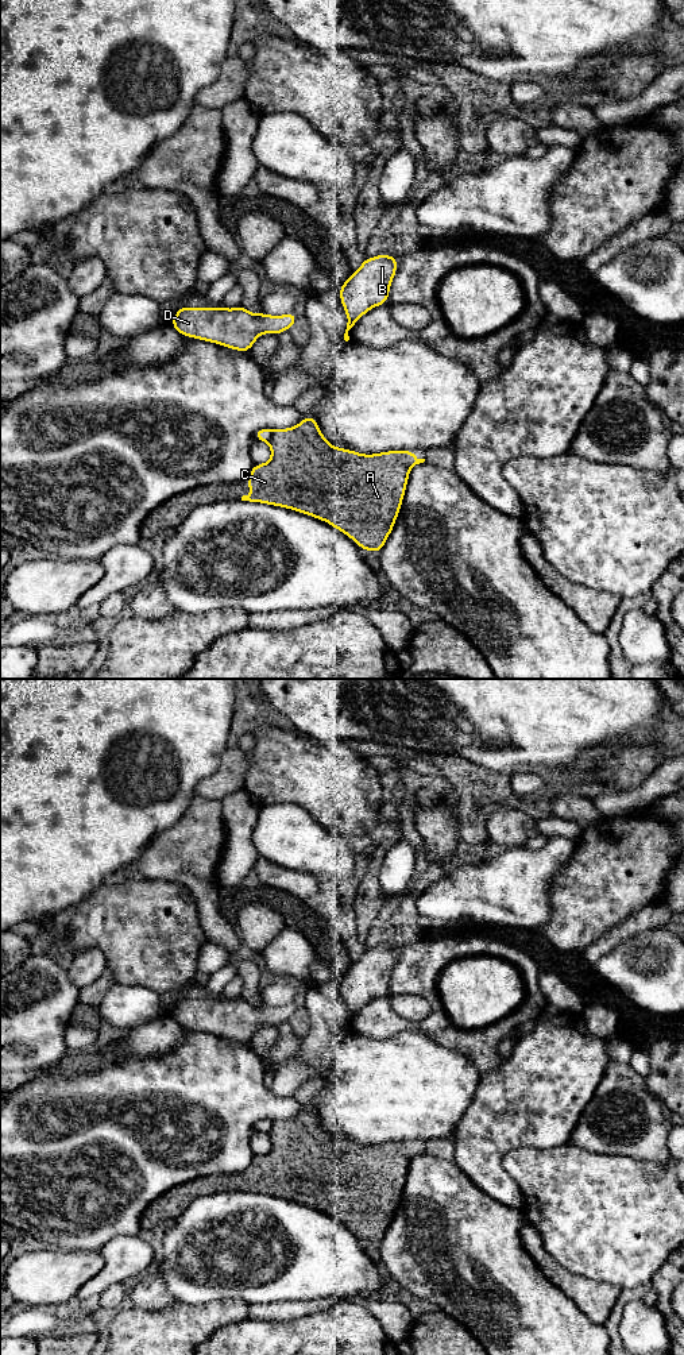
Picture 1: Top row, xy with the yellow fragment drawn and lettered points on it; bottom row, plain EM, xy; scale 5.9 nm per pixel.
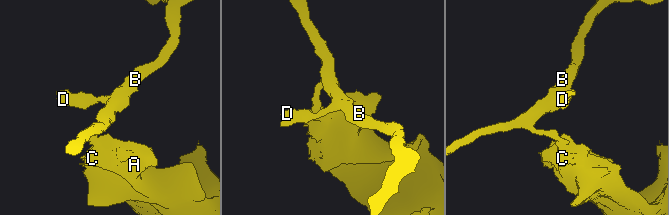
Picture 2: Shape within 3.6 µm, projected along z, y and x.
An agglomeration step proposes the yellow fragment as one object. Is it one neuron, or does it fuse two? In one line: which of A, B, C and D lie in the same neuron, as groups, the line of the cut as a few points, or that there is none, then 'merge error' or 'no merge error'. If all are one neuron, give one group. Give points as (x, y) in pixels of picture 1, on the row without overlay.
A C / B D; cut in xy along (274, 1120), (267, 1132); merge error

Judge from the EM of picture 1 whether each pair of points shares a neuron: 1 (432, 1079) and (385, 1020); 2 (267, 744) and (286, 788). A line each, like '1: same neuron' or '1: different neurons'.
1: different neurons
2: same neuron

